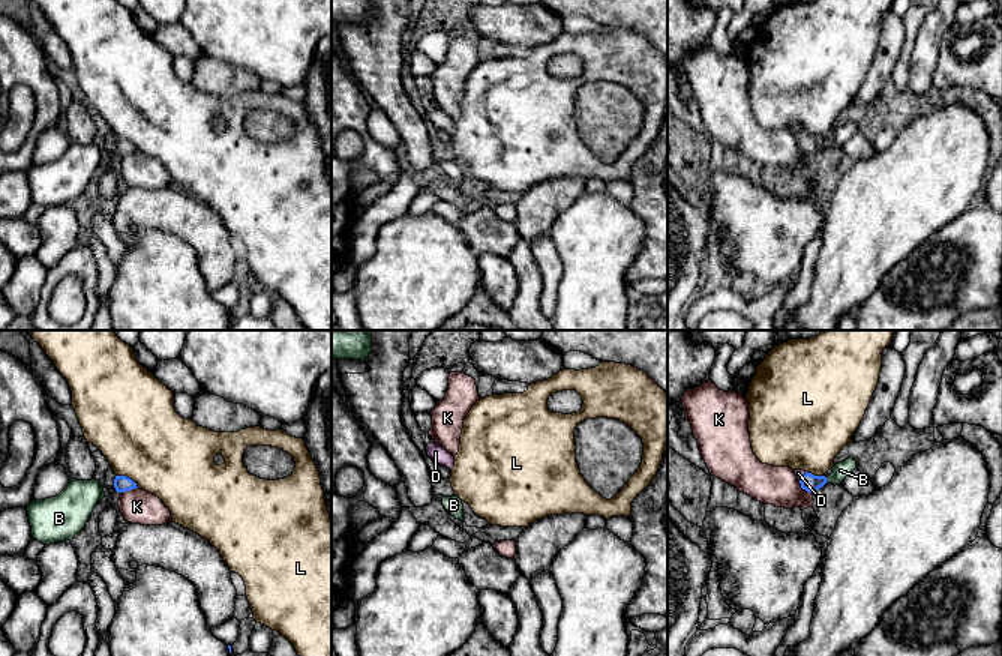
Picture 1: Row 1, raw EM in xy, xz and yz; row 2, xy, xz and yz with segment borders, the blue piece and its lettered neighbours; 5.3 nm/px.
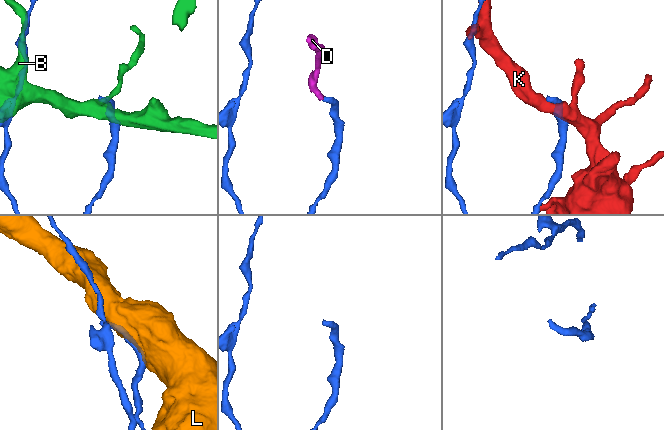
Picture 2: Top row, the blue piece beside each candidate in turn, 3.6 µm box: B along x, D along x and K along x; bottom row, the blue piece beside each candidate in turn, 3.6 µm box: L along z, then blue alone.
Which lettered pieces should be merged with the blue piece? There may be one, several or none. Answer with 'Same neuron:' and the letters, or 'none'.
Same neuron: D

